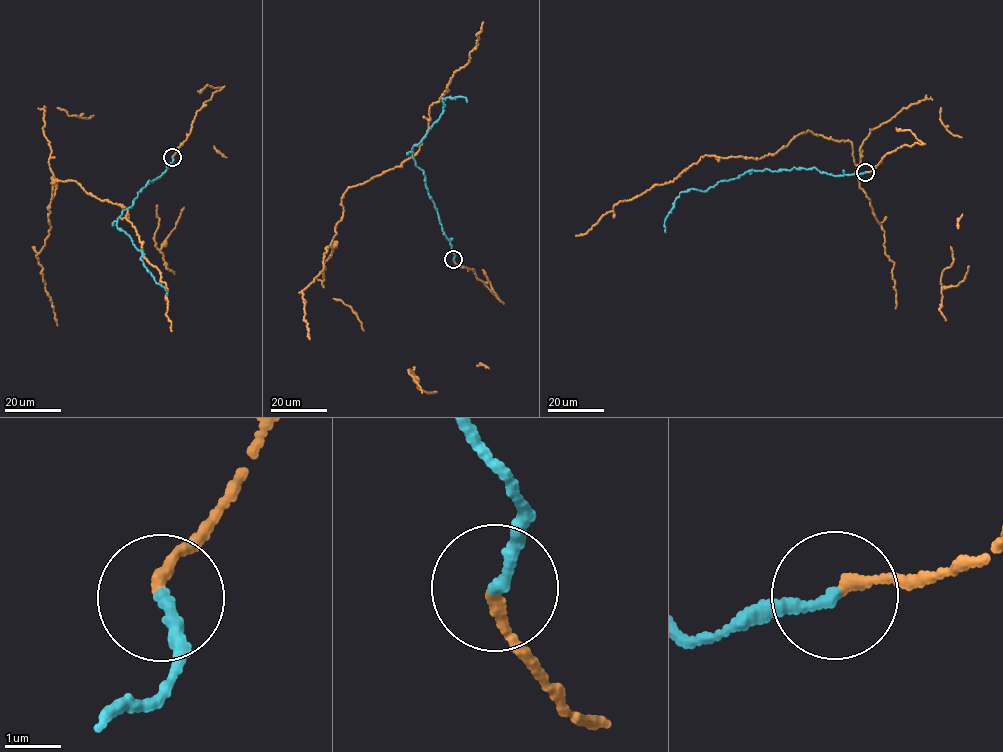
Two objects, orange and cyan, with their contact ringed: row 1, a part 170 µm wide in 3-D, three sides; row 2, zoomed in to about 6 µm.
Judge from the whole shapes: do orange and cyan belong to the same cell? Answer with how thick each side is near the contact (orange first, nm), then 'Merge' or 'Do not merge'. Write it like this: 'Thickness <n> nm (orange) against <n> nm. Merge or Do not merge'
Thickness 200 nm (orange) against 200 nm. Merge

